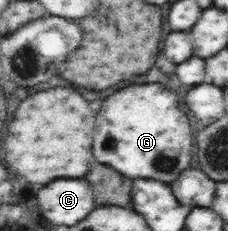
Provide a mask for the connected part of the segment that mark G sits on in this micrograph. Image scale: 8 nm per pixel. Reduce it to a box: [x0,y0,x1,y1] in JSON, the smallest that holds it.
[94,83,192,181]

